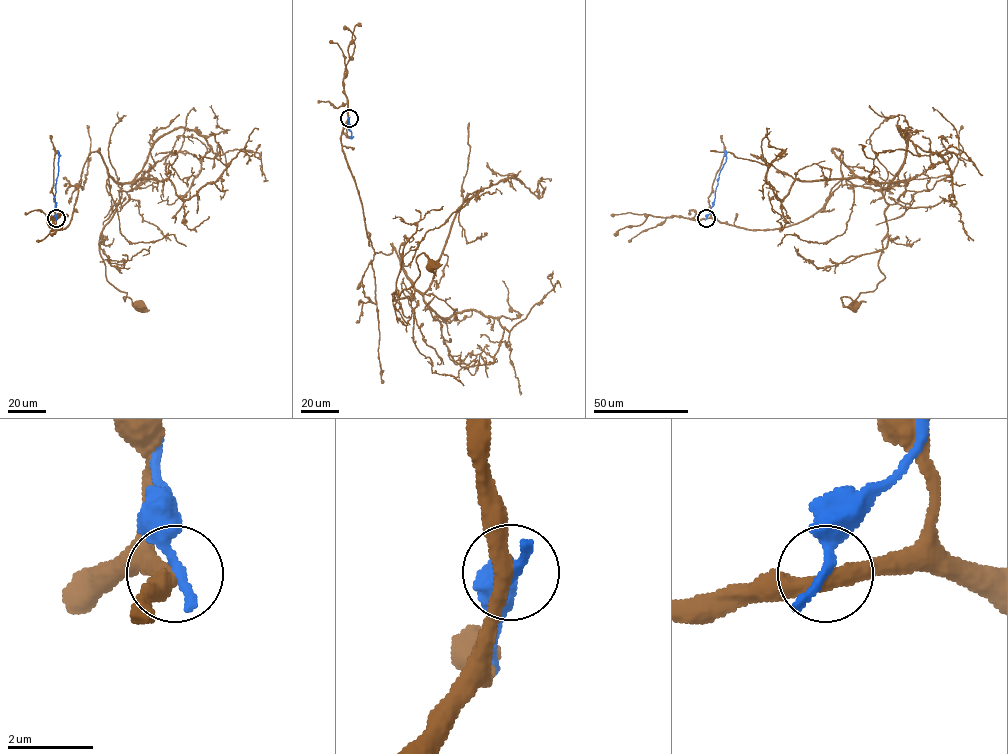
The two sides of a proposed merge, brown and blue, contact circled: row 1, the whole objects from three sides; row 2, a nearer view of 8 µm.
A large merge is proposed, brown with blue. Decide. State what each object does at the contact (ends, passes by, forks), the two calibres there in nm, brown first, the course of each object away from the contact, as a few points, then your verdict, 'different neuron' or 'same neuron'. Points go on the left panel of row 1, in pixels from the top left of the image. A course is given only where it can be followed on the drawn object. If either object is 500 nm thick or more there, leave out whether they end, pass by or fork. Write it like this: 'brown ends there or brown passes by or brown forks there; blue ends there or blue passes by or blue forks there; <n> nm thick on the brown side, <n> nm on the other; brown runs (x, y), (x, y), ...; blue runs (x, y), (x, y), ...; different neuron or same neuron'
brown passes by; blue ends there; 360 nm thick on the brown side, 320 nm on the other; brown runs (56, 218), (53, 230), (70, 224), (83, 167), (99, 148), (121, 185), (99, 251), (105, 278), (136, 305); blue runs (56, 218), (53, 200), (57, 150); different neuron

